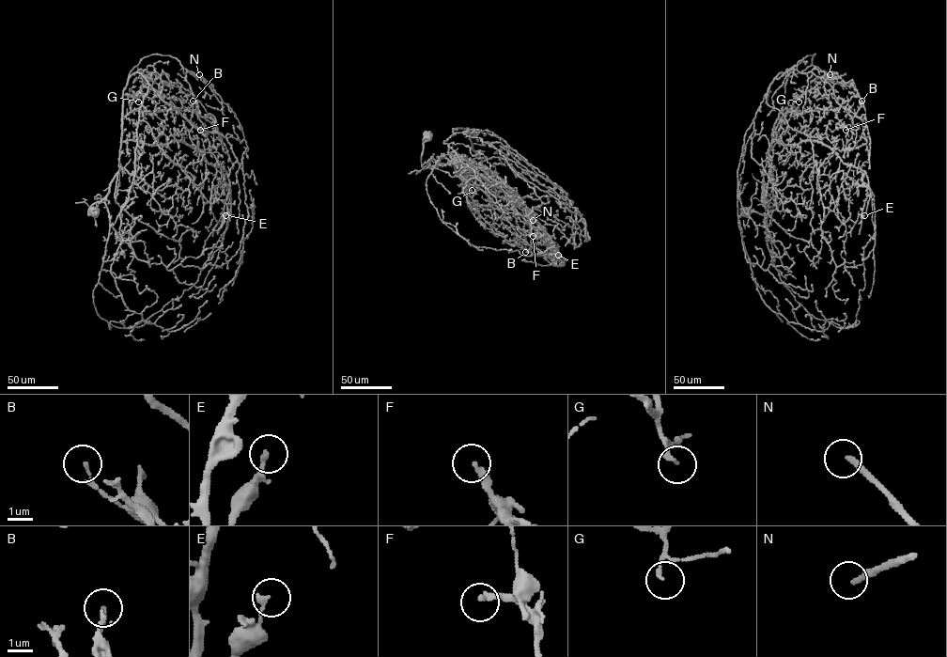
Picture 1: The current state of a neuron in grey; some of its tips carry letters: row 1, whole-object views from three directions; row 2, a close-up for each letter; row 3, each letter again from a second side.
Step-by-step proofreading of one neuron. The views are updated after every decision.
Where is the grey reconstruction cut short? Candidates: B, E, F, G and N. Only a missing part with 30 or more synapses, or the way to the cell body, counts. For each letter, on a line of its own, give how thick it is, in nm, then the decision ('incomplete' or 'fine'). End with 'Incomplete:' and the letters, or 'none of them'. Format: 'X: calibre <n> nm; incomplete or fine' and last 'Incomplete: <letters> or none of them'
B: calibre 150 nm; fine
E: calibre 200 nm; fine
F: calibre 280 nm; fine
G: calibre 150 nm; fine
N: calibre 240 nm; incomplete
Incomplete: N

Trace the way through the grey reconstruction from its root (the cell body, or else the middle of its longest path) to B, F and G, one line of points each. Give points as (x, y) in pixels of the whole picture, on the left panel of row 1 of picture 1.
B: (93, 211), (88, 210), (106, 195), (119, 169), (122, 120), (134, 111), (182, 106), (196, 114), (193, 101)
F: (93, 211), (88, 210), (106, 195), (119, 170), (121, 142), (181, 141), (205, 150), (209, 142), (200, 130)
G: (93, 211), (88, 214), (88, 210), (106, 195), (119, 169), (122, 120), (130, 111), (135, 96), (138, 101)

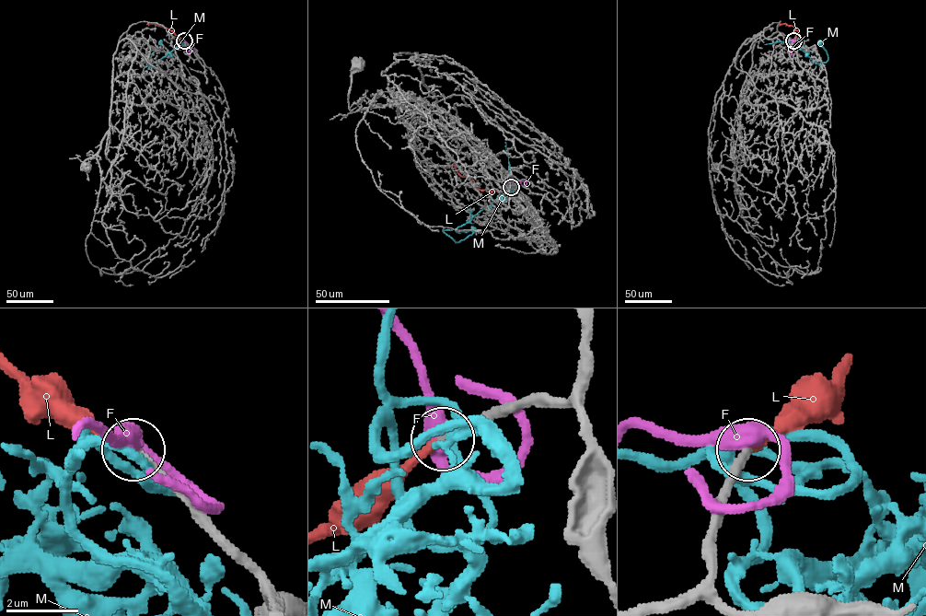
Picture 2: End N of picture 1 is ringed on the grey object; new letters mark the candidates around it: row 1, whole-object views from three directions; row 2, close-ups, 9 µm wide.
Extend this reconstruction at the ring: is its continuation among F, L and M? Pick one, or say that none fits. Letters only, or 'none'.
L

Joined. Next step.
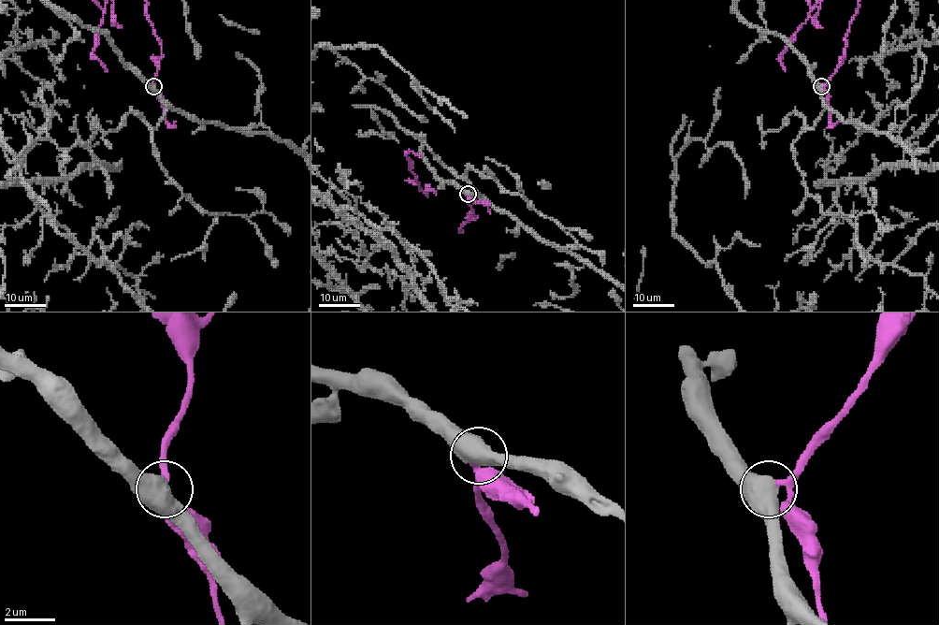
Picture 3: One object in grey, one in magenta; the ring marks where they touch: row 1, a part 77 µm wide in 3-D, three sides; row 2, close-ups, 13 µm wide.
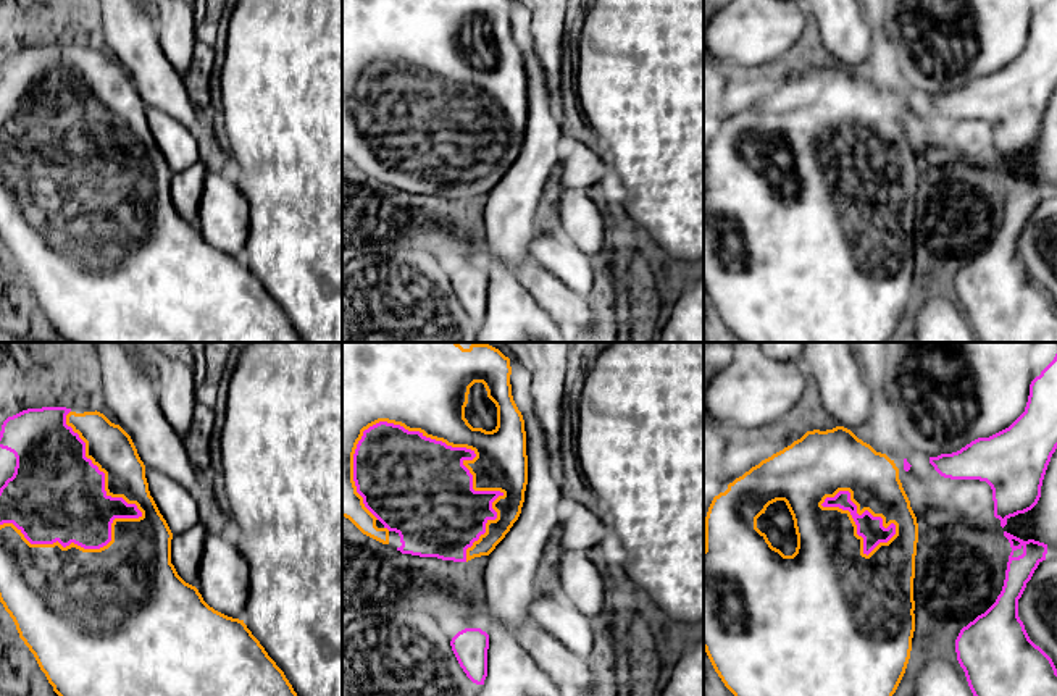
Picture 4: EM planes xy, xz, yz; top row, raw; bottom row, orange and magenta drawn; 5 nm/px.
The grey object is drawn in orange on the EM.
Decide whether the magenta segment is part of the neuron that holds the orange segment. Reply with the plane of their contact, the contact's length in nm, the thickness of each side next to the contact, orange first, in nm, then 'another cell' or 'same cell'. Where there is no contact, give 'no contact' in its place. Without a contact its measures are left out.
contact in xz; length 850 nm; calibres 260 and 500 nm; same cell

